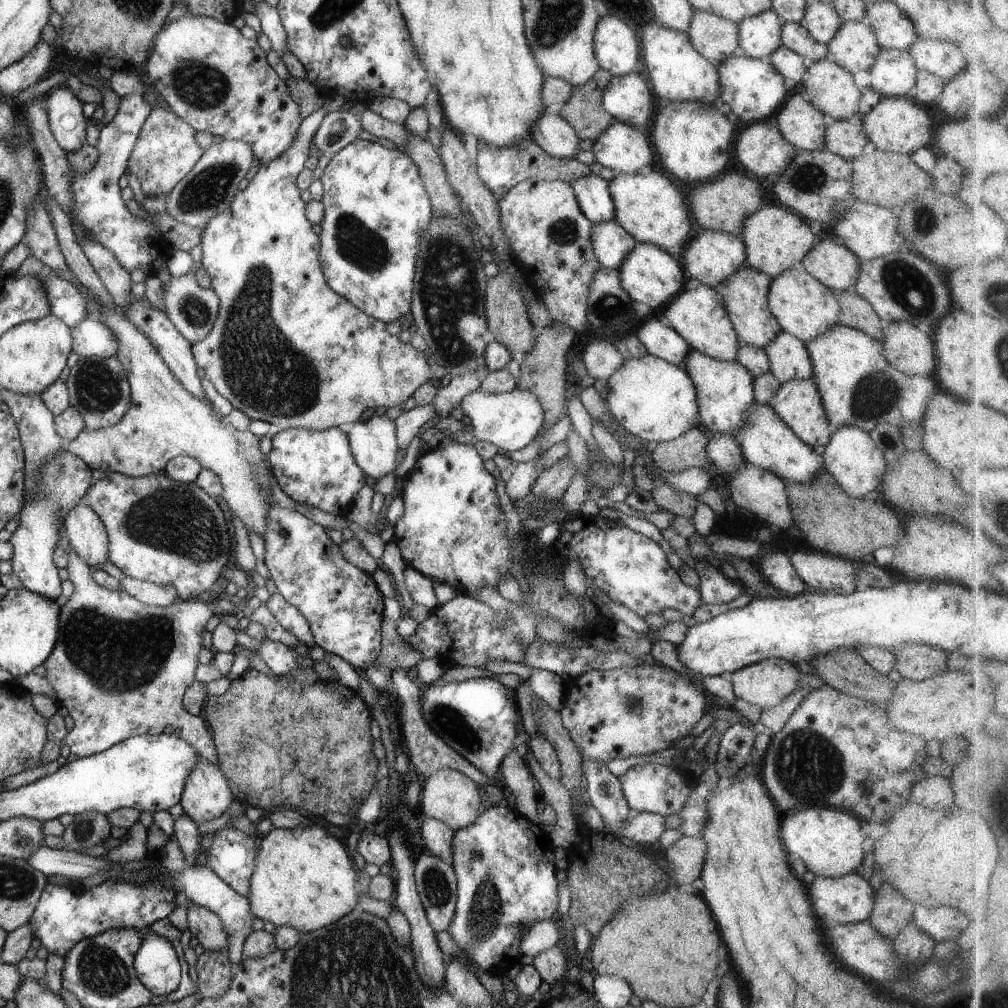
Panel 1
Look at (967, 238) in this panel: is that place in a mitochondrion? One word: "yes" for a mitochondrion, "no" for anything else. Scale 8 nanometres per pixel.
no

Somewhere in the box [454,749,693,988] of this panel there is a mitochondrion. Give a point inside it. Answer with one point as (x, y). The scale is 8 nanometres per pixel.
(483, 920)

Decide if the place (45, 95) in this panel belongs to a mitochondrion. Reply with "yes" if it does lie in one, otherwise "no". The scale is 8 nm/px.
no

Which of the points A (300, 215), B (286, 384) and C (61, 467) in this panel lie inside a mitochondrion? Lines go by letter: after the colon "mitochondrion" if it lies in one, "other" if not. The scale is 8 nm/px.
A: other
B: mitochondrion
C: mitochondrion

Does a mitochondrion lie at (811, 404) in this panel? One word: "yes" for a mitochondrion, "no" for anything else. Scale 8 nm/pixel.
no

